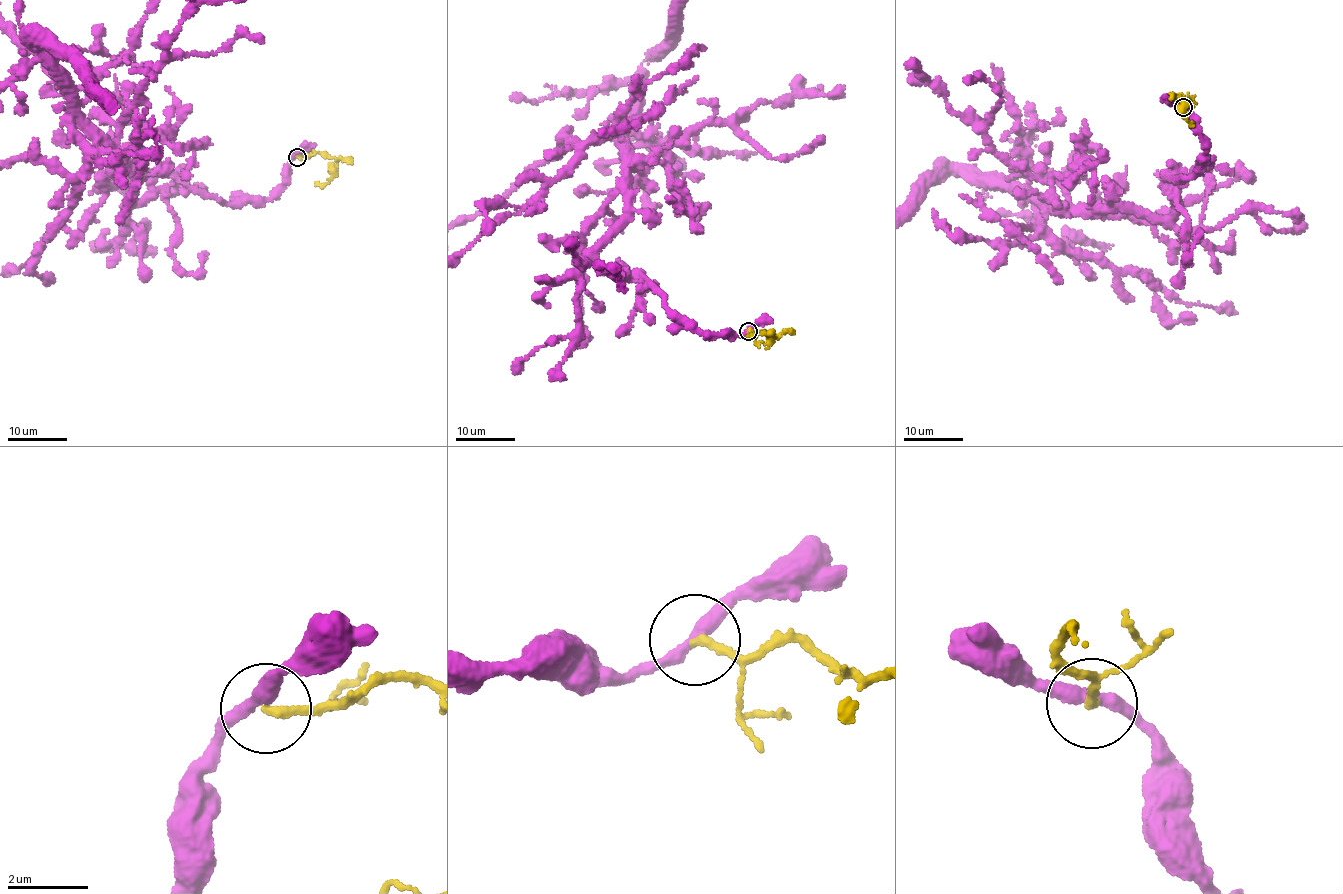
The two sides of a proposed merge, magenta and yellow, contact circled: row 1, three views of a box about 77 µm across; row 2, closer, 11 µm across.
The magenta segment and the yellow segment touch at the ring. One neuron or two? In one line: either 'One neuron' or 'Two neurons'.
Two neurons

